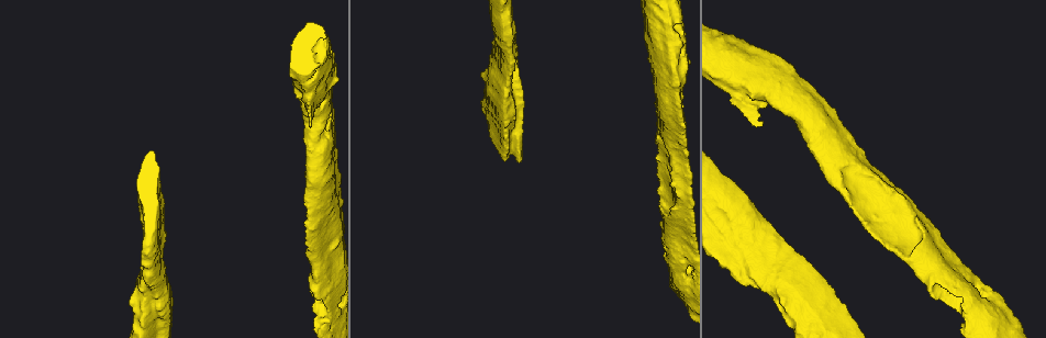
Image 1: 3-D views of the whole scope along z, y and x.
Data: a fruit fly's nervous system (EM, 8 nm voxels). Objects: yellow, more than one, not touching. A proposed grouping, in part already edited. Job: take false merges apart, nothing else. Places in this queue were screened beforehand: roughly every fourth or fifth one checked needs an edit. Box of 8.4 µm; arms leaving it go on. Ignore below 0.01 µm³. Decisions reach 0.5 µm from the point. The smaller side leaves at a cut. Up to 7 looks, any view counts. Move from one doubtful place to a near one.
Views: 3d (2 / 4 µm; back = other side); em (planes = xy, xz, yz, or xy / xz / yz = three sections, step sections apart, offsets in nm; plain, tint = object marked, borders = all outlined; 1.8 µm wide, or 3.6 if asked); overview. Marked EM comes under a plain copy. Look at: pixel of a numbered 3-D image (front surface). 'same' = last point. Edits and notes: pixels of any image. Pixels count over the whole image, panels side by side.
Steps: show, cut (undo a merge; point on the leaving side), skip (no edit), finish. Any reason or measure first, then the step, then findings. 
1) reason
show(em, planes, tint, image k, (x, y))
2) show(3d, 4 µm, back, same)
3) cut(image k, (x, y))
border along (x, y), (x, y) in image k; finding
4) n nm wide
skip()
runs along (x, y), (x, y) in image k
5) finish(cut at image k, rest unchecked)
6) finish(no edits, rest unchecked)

touches itself
show(3d, 2 µm, image 1, (863, 218))

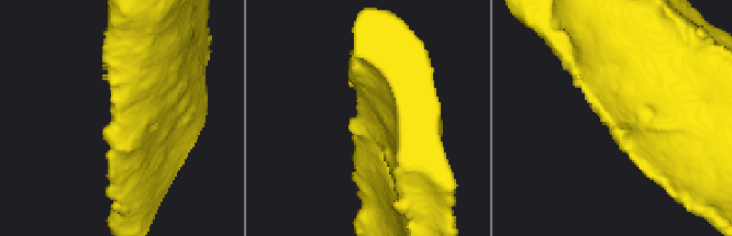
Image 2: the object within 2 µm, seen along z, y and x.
shape alone is not enough
show(em, planes, tint, image 2, (124, 118))

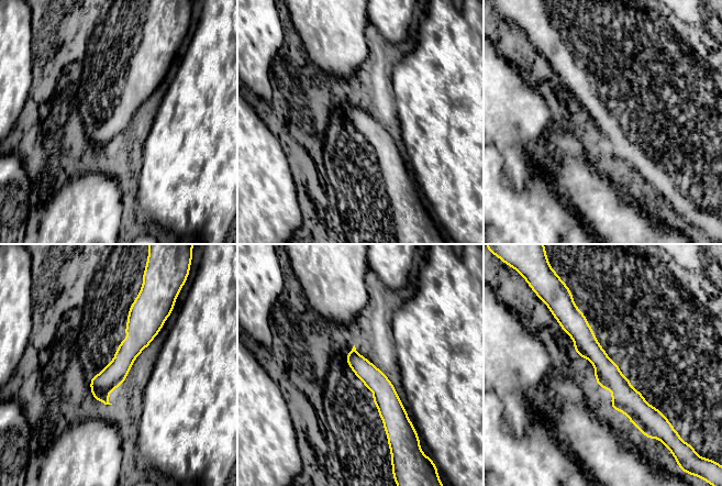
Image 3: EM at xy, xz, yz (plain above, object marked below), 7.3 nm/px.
160 nm wide
skip()
runs along (573, 311), (641, 423) in image 3; one neuron here

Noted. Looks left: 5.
show(3d, 4 µm, image 1, (813, 121))

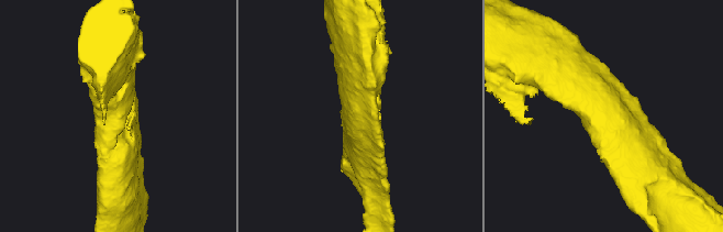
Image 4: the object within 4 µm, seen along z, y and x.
shape alone is not enough
show(em, 3.6 µm, yz, step 16, tint, image 4, (109, 117))

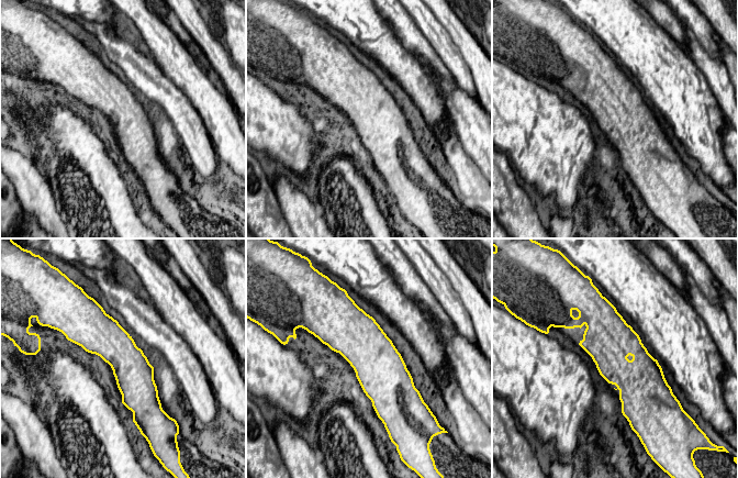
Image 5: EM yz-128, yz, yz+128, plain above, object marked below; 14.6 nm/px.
another direction
show(em, 3.6 µm, planes, tint, same)

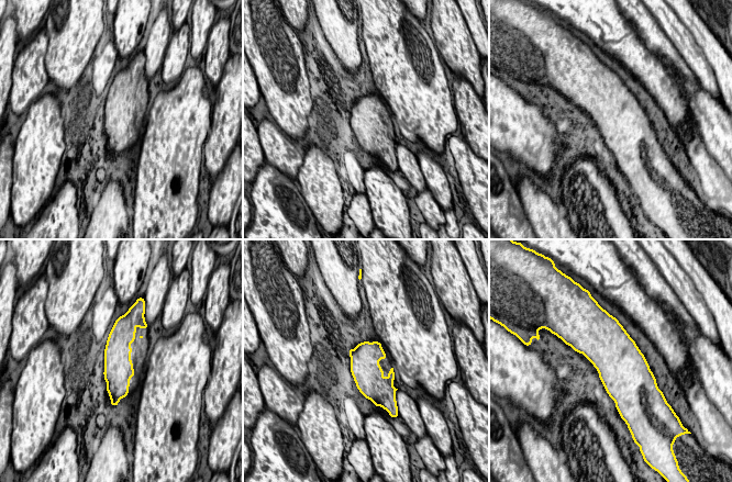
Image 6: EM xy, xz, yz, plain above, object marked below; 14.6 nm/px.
skip()
all the same neuron

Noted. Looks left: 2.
thick turns thin
show(em, 3.6 µm, xy, step 4, borders, image 1, (499, 70))

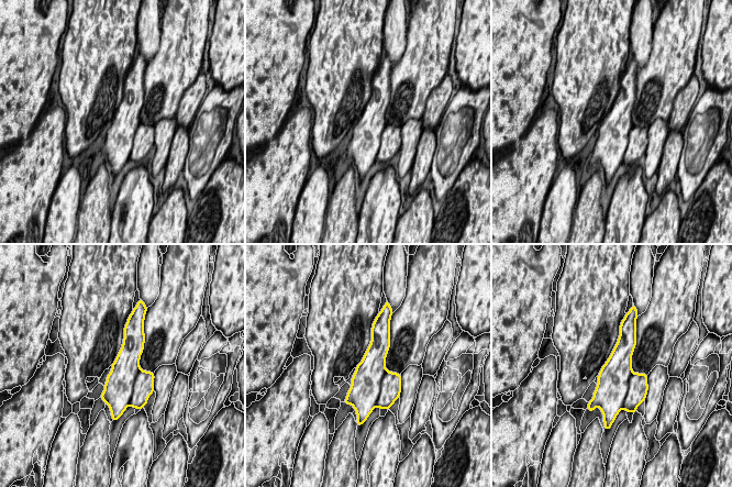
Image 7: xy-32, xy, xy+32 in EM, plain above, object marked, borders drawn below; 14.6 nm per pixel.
show(em, 3.6 µm, planes, borders, same)

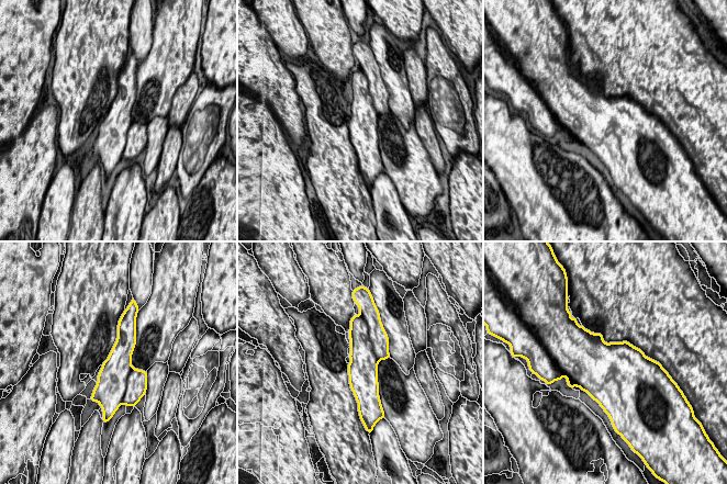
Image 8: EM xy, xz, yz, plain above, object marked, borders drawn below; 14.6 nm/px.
cut(image 8, (136, 387))
border along (133, 368), (127, 376), (122, 402) in image 8; a second neuron is stuck on

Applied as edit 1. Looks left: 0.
finish(cut at image 8, rest unchecked)

